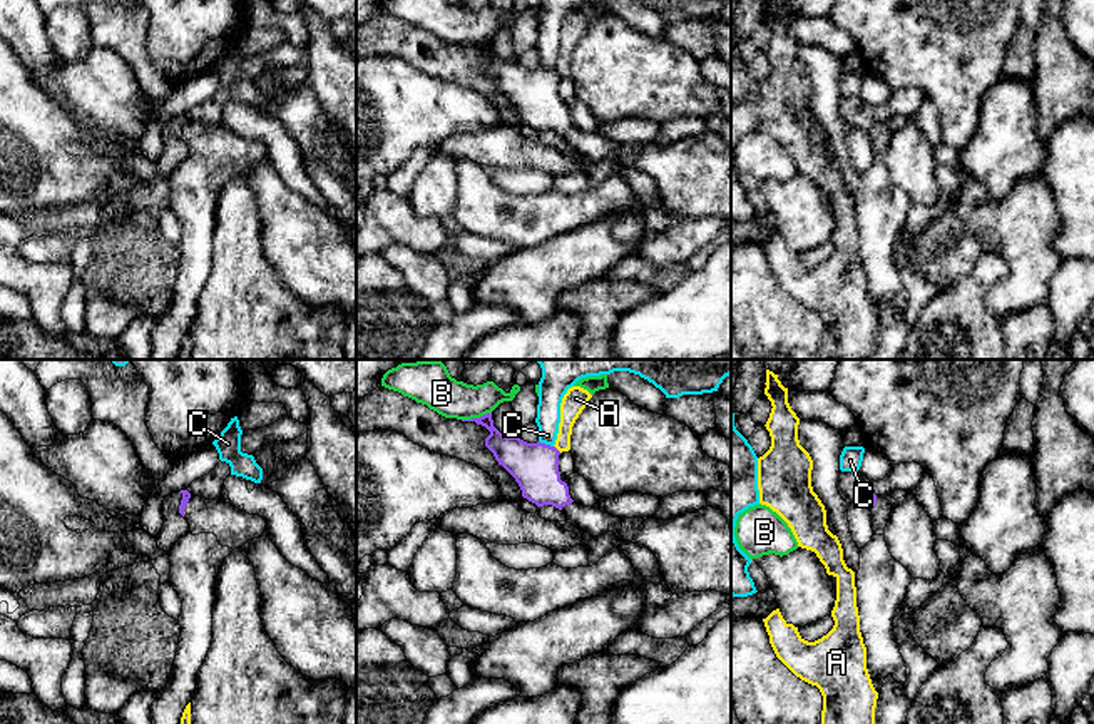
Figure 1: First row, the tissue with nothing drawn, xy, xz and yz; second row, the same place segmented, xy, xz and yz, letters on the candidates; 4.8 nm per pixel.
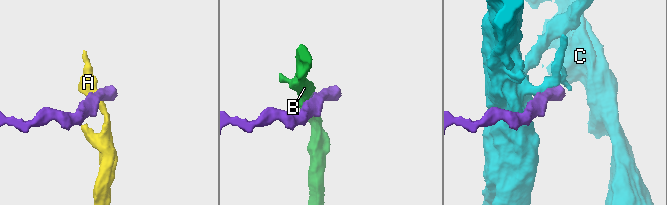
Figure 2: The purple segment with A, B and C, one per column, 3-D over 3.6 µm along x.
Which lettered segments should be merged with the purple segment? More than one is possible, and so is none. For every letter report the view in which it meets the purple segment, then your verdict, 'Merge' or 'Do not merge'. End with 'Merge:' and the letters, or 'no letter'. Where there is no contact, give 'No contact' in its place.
A: Touches purple in xz. Do not merge
B: Touches purple in xz. Do not merge
C: Touches purple in xz. Do not merge
Merge: no letter

